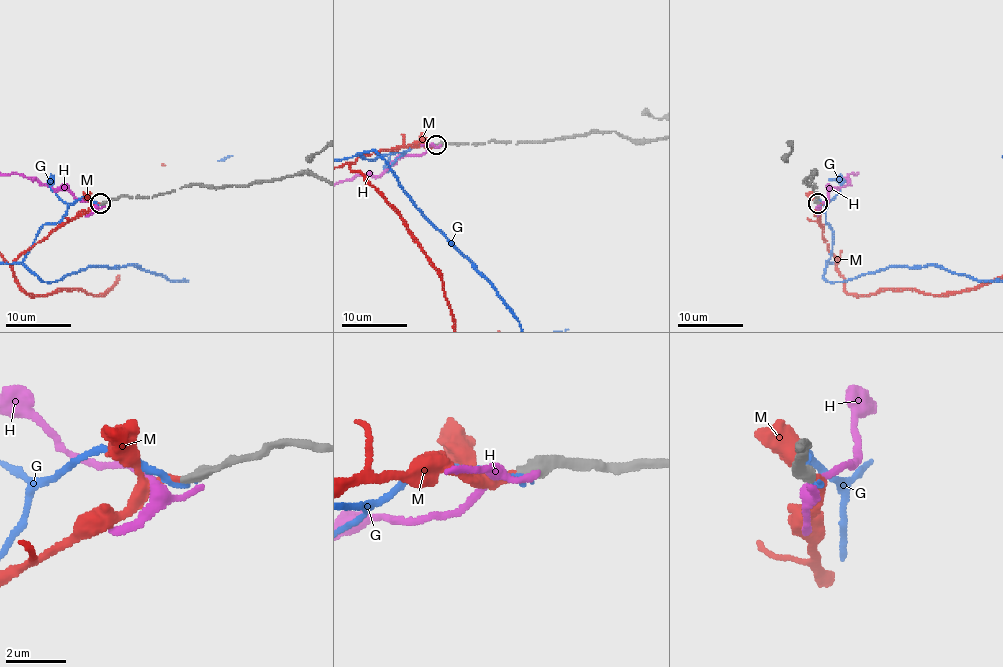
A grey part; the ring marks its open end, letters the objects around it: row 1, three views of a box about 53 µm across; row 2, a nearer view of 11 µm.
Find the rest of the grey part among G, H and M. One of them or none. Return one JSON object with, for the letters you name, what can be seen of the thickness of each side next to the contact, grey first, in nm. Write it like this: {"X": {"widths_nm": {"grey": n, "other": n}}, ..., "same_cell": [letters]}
{"M": {"widths_nm": {"grey": 420, "other": 260}}, "same_cell": ["M"]}

